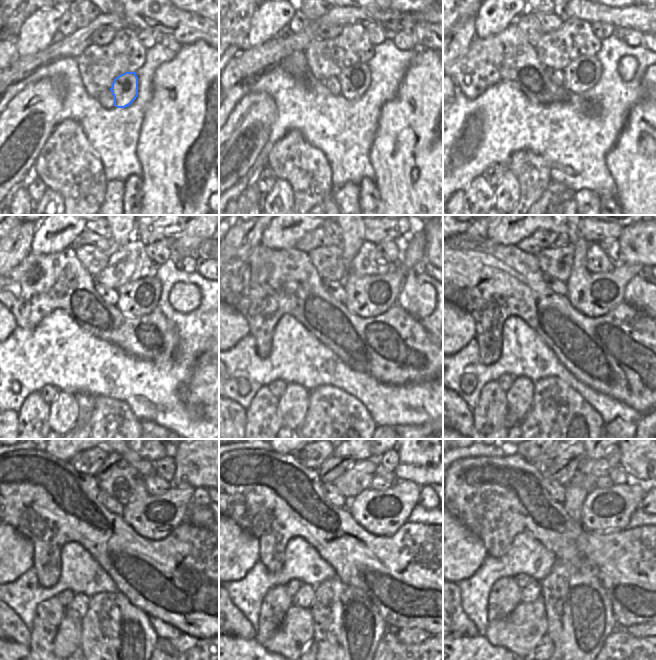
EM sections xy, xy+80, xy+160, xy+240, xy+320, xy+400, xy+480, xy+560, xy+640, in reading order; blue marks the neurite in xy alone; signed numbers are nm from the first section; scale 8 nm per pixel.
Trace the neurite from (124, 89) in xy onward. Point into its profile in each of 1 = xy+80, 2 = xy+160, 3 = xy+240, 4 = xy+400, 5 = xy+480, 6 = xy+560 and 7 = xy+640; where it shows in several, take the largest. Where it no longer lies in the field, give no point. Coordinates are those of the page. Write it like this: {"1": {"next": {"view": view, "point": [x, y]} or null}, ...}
{"1": {"next": {"view": "xy+80", "point": [354, 80]}}, "2": {"next": {"view": "xy+160", "point": [581, 75]}}, "3": {"next": {"view": "xy+240", "point": [138, 298]}}, "4": {"next": {"view": "xy+400", "point": [594, 295]}}, "5": {"next": {"view": "xy+480", "point": [153, 517]}}, "6": {"next": {"view": "xy+560", "point": [381, 513]}}, "7": {"next": {"view": "xy+640", "point": [611, 508]}}}

